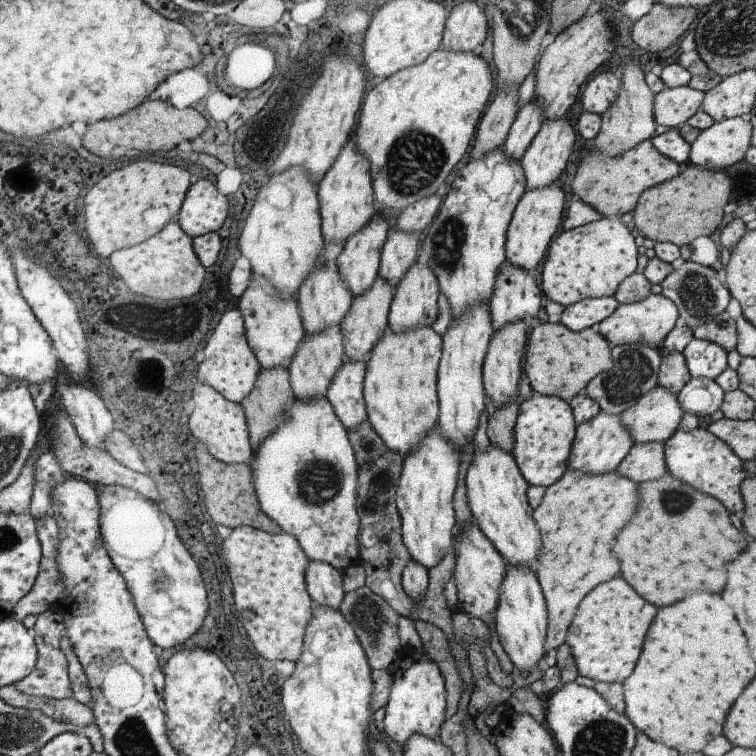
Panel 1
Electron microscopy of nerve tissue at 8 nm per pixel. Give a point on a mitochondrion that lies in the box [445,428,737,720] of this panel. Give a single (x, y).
(680, 501)

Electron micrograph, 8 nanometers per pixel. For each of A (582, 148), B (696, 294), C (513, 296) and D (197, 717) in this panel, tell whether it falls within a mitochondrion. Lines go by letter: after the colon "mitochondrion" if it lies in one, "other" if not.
A: other
B: mitochondrion
C: other
D: mitochondrion

